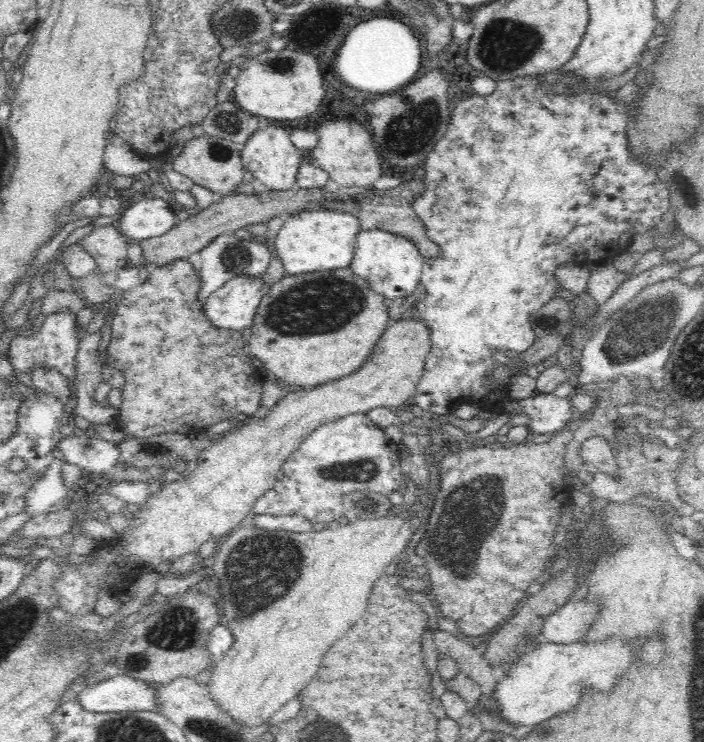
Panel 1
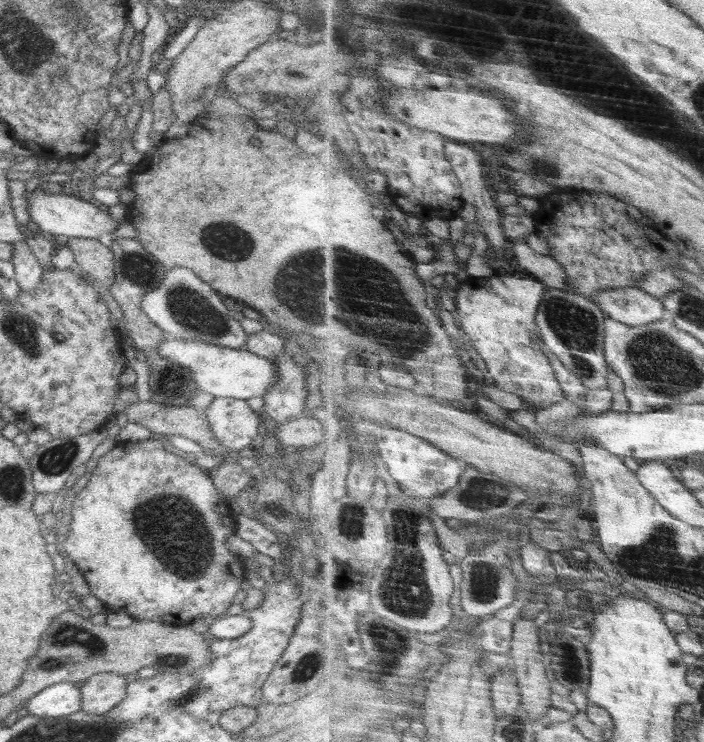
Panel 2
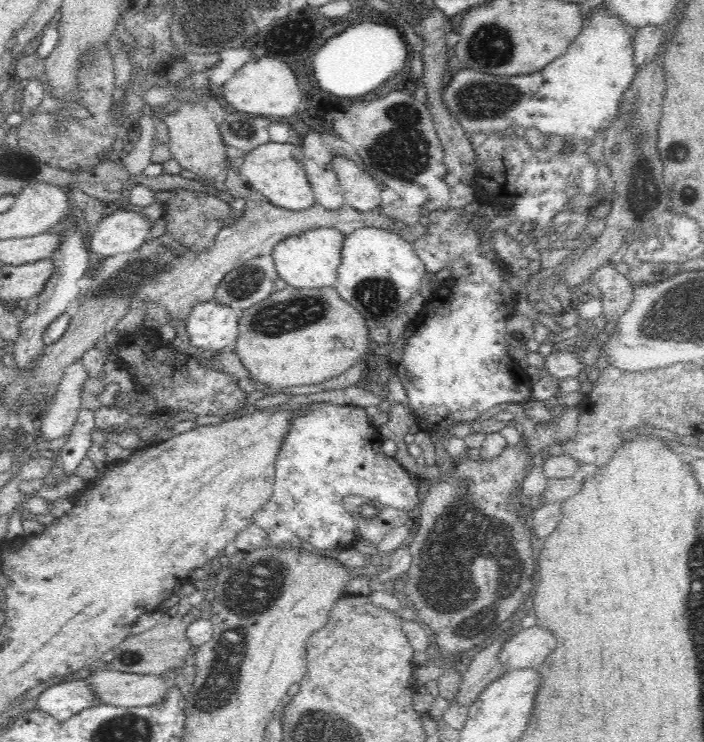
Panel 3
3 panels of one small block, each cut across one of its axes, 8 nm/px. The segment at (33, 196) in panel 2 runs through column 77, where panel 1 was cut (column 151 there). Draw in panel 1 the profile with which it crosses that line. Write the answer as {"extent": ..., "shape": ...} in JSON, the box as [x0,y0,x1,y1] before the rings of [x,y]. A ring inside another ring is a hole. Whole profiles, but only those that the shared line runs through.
{"extent":[117,198,176,240],"shape":[[[148,198],[129,205],[117,216],[118,231],[131,240],[162,236],[176,224],[176,213],[162,198]]]}

